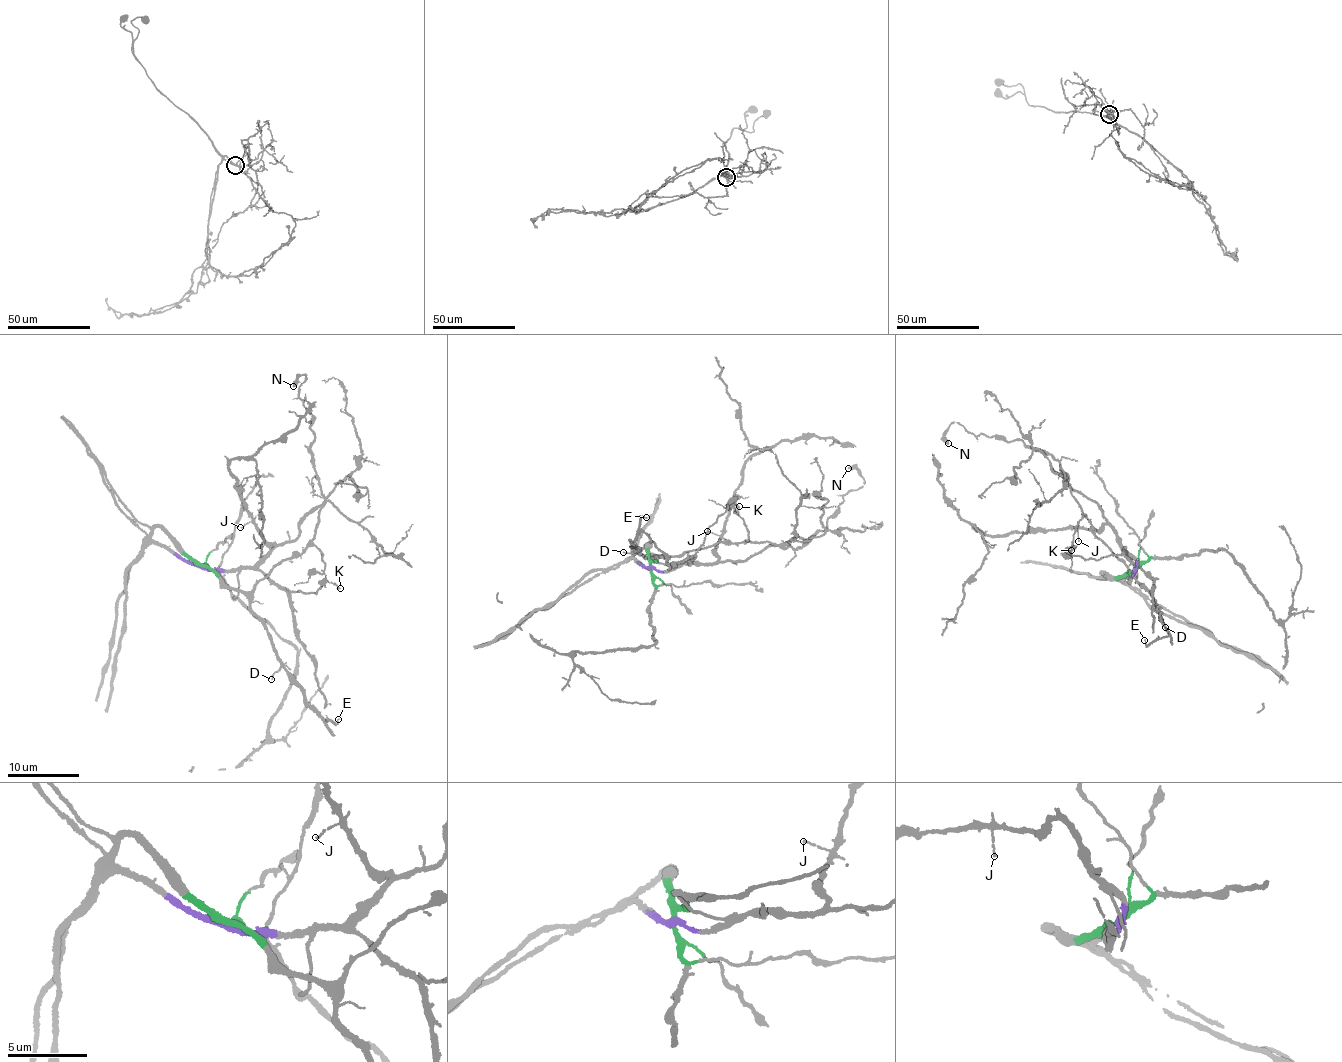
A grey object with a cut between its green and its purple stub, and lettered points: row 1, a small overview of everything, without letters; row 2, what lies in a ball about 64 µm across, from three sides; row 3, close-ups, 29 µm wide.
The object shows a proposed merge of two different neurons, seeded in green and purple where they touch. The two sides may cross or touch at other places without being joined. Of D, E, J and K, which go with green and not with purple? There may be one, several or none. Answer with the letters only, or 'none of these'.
D, E, K

